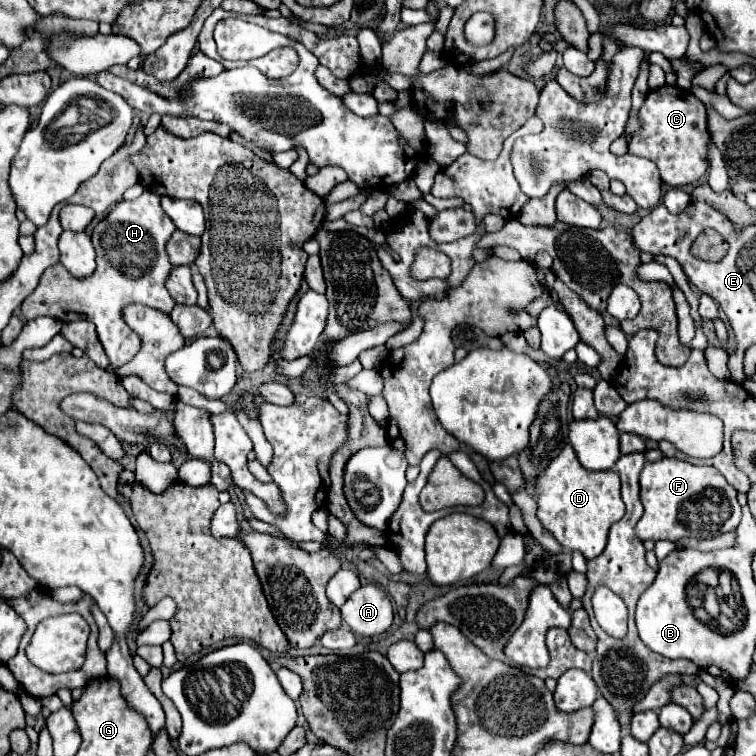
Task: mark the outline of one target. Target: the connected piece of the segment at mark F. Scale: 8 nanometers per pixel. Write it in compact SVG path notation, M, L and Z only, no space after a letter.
M660 459L646 463L640 473L640 499L644 515L636 525L640 541L678 541L682 537L710 539L734 531L740 523L742 509L736 501L736 489L714 467L692 465L680 459Z

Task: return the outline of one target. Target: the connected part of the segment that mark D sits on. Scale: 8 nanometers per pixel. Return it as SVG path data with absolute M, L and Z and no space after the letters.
M566 445L534 485L534 499L538 503L538 519L558 539L564 551L580 551L586 559L598 557L606 547L608 529L620 521L626 507L620 497L620 479L616 471L586 471L572 445Z

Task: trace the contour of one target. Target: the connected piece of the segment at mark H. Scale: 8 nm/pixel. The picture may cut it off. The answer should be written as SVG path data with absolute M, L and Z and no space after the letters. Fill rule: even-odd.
M144 191L134 201L120 201L102 221L96 223L92 231L92 243L98 263L94 275L90 275L88 279L76 279L60 262L54 267L48 267L38 287L24 299L22 315L26 319L34 319L38 315L54 317L54 311L64 311L86 317L96 325L98 339L110 359L110 367L122 367L140 349L140 341L122 319L122 307L140 303L170 313L176 305L164 285L172 271L166 243L170 241L170 235L174 231L174 223L160 207L160 195Z

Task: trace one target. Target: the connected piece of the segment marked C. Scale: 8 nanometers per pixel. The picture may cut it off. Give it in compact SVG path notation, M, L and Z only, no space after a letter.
M674 85L650 89L646 93L644 105L640 107L640 119L644 121L644 127L636 135L632 135L628 151L654 161L664 183L668 183L670 187L682 187L698 183L706 175L710 163L710 133L706 121L706 105L700 99L696 99L690 91Z

